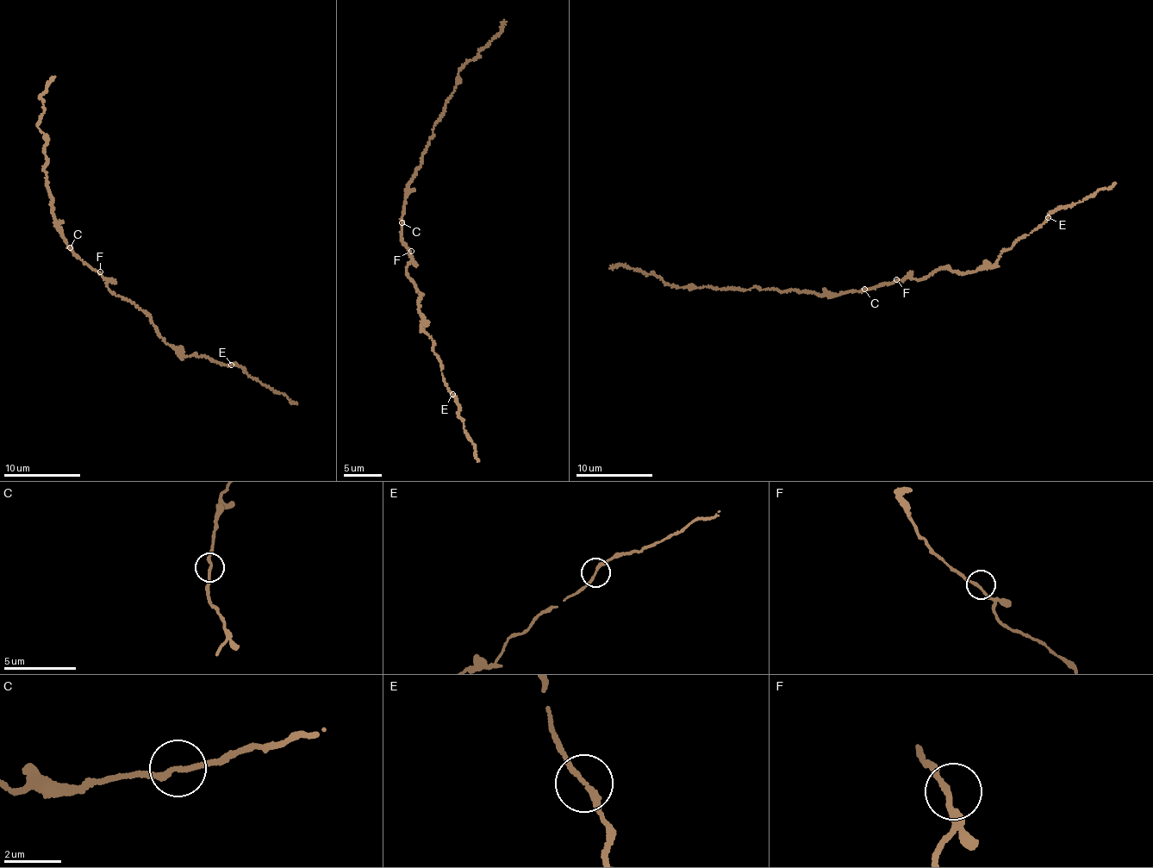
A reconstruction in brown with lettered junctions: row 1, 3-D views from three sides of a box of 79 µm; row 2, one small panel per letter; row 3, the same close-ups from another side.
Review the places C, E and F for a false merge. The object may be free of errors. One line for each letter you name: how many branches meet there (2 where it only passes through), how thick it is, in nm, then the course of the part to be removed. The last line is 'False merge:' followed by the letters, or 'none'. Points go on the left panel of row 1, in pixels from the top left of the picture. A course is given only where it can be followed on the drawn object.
False merge: none

